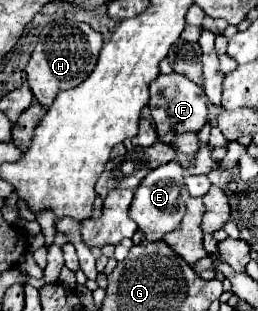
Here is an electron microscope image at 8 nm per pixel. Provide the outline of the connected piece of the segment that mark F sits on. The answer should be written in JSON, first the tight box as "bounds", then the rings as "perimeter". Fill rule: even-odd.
{"bounds":[148,73,208,143],"perimeter":[[[178,73],[158,75],[158,79],[150,83],[150,103],[148,105],[152,111],[158,139],[162,143],[172,143],[172,139],[184,131],[198,133],[208,123],[208,99],[202,87]]]}

